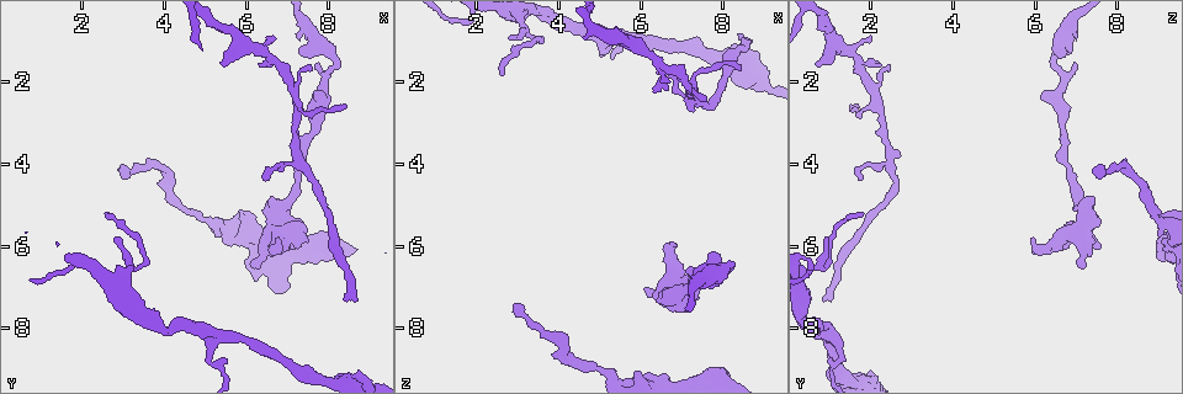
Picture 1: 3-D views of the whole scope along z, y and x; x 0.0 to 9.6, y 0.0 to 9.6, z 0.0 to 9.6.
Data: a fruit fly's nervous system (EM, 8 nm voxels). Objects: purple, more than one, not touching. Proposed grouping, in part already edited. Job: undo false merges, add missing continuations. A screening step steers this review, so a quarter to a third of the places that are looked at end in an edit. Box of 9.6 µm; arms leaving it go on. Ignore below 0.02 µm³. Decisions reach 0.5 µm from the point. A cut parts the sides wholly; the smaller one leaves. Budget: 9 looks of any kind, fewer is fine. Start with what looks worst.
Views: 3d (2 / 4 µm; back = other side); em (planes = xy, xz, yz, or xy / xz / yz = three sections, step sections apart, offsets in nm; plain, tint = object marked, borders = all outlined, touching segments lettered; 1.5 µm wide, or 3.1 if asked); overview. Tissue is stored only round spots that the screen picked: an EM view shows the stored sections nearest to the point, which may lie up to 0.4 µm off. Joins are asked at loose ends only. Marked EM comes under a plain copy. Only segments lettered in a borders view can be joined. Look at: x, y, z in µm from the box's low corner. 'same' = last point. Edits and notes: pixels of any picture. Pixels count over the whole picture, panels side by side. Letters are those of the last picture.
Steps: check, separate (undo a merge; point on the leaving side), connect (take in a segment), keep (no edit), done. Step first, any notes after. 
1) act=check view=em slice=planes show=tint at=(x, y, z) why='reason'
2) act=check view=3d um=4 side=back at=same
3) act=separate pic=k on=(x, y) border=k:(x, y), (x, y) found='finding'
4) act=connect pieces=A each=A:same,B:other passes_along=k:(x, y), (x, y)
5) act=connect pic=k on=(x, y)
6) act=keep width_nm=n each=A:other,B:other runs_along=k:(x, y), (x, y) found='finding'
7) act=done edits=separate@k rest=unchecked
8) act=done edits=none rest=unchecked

act=check view=em slice=xy step=4 show=borders at=(2.85, 4.20, 7.40) why='free end'

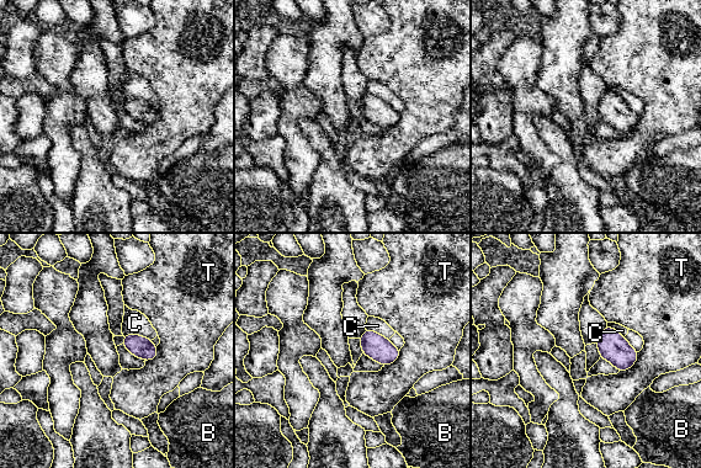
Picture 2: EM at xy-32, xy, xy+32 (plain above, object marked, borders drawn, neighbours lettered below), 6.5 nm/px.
act=check view=em slice=planes show=borders at=same why='cut it another way'

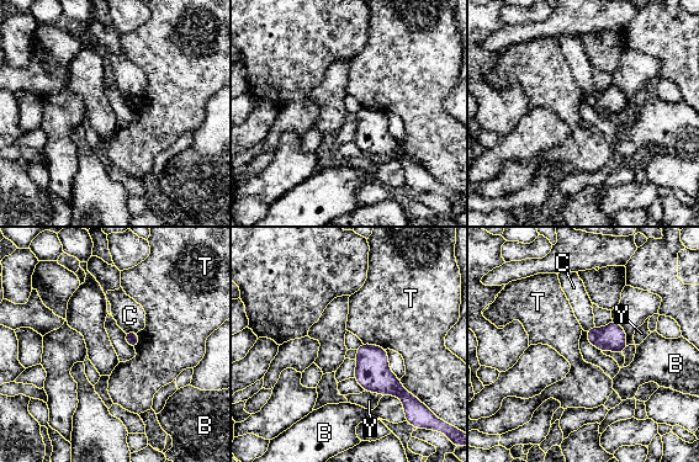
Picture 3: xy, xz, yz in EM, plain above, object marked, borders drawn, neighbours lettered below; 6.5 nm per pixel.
act=keep longest_contact=B:180nm each=B:other,C:other,T:other,Y:other border=3:(363, 343), (380, 345), (386, 349) found='none of them fits'

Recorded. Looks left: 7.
act=check view=3d um=2 at=(5.40, 1.60, 0.70) why='branch stops here'

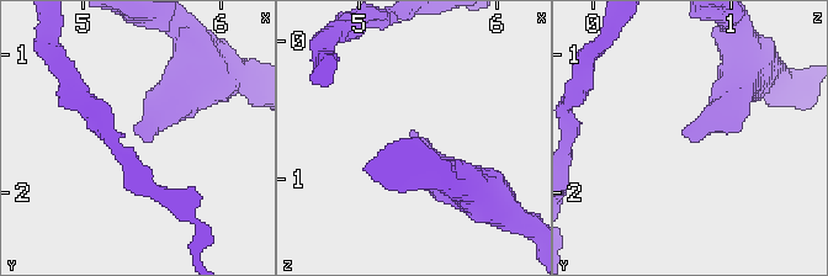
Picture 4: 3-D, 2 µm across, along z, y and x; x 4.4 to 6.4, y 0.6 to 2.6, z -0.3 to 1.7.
act=check view=em slice=yz step=8 show=tint at=(5.40, 1.56, 0.64)

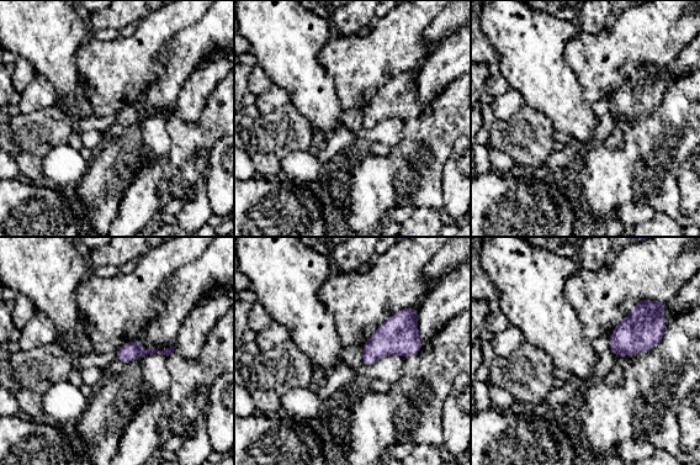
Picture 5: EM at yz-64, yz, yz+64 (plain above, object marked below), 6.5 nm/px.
act=check view=em slice=planes show=borders at=same

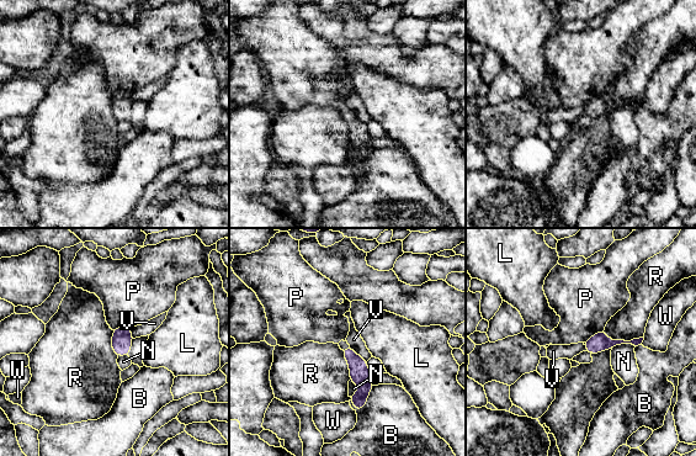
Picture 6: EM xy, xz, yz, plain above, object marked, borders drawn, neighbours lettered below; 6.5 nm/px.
act=keep each=B:other,L:other,N:other,P:other,R:other,V:other,W:other runs_along=6:(348, 350), (362, 380), (359, 406) found='no lettered segment goes on from it'

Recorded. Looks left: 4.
act=check view=em slice=planes show=borders at=(6.70, 0.90, 2.00) why='free end'

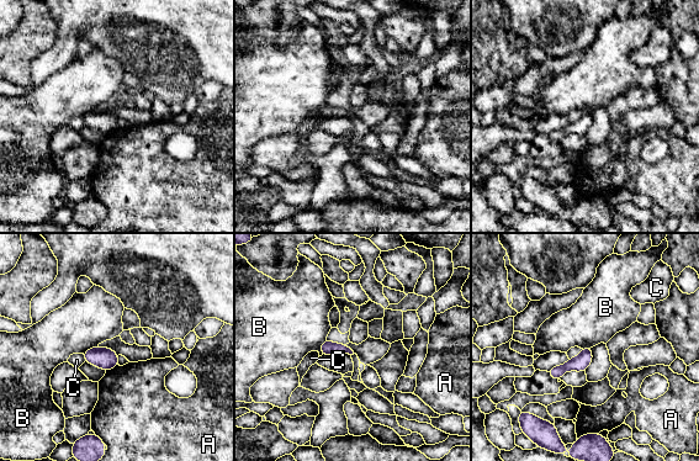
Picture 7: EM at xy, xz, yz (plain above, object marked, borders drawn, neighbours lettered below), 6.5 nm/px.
act=keep longest_contact=B:120nm each=A:other,B:other,C:other border=7:(117, 364), (106, 371) found='no lettered segment goes on from it'

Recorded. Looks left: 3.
act=check view=3d um=4 at=(2.70, 5.25, 1.80)

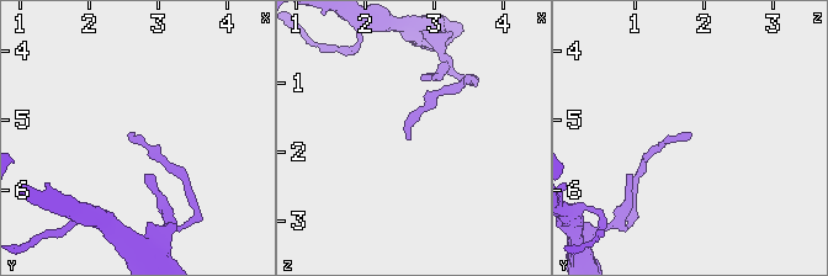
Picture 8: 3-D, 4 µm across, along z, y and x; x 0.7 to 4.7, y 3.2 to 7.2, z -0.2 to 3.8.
act=check view=em slice=planes show=borders at=(2.65, 5.25, 1.80)

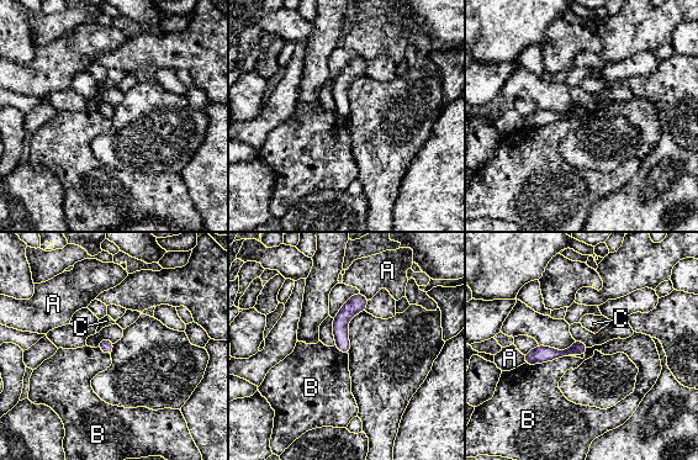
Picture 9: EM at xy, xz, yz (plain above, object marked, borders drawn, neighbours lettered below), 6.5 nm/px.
act=keep each=A:other,B:other,C:other runs_along=9:(583, 348), (527, 360) found='no lettered segment goes on from it'

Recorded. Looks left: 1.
act=done edits=none rest=unchecked

